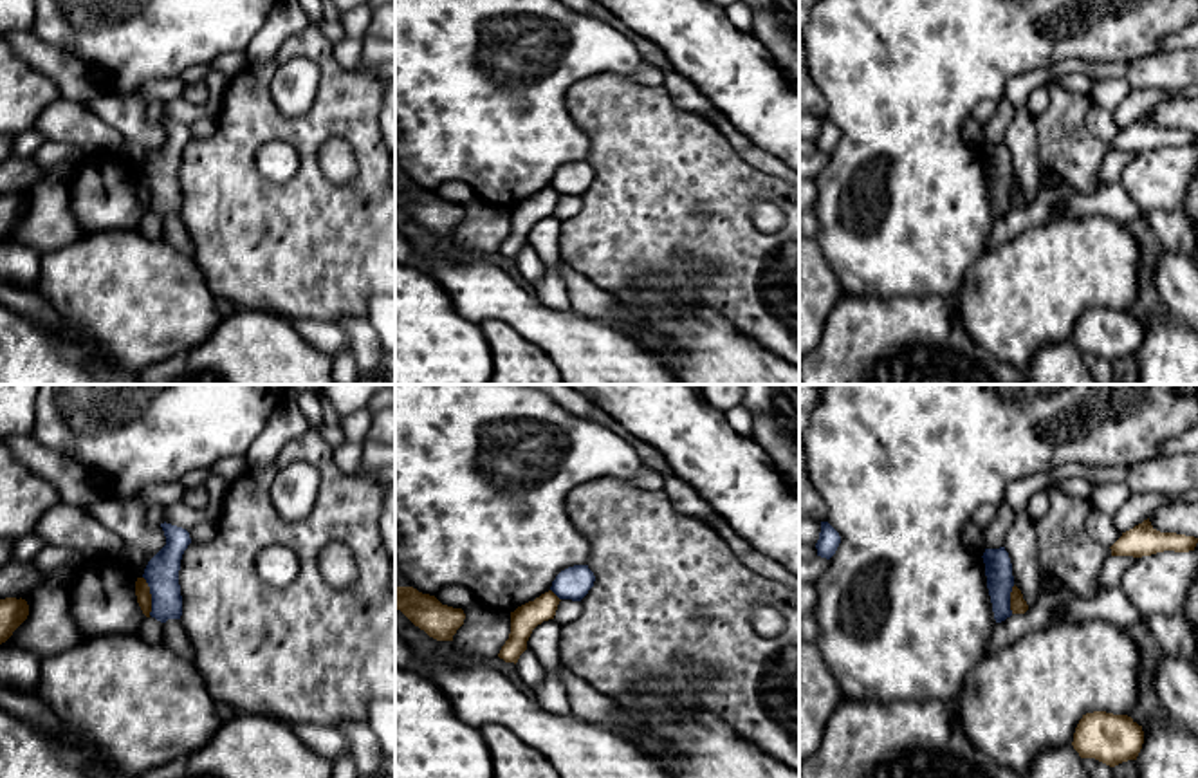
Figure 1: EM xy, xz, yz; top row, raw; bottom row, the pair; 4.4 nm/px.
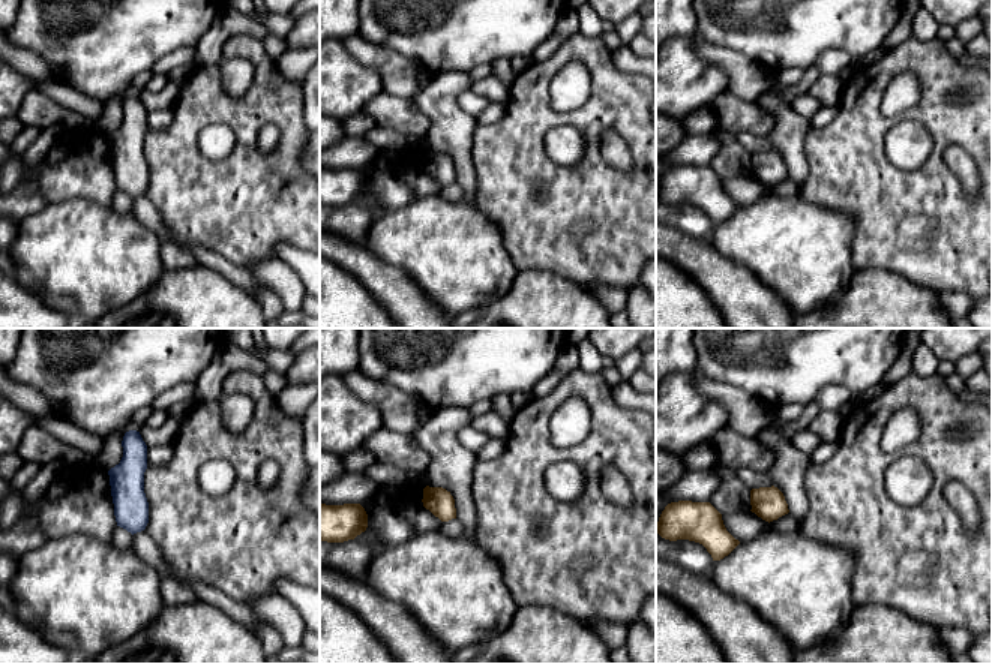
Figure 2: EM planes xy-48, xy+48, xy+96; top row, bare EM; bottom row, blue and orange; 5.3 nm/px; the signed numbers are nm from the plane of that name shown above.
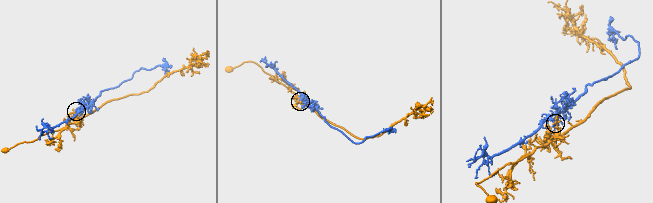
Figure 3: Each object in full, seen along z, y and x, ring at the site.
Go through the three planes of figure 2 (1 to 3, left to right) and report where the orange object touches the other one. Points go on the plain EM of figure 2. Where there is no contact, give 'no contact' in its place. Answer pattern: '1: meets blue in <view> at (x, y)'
1: no contact
2: no contact
3: no contact

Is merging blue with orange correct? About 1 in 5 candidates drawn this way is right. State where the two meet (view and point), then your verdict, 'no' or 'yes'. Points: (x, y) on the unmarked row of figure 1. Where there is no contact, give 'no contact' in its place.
contact xy (152, 192); no

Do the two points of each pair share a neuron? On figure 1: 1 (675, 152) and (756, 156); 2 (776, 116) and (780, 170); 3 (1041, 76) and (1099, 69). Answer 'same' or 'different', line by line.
1: different
2: different
3: same

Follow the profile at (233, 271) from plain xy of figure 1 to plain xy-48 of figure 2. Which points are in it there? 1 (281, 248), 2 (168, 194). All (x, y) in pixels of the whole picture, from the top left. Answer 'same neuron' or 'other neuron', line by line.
1: other neuron
2: same neuron

